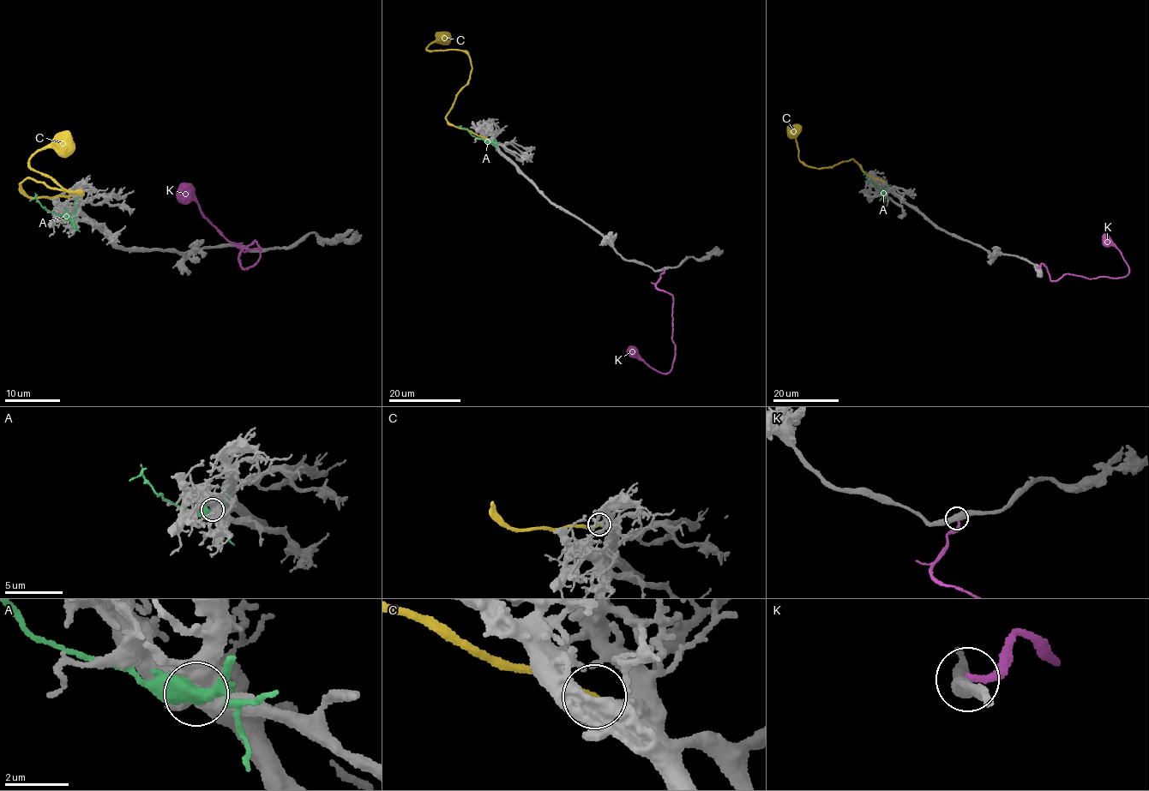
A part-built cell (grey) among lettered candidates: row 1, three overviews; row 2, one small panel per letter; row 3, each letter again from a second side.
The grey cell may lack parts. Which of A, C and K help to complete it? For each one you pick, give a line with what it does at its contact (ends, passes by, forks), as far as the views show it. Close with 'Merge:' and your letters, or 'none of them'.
C: it ends there
Merge: C

